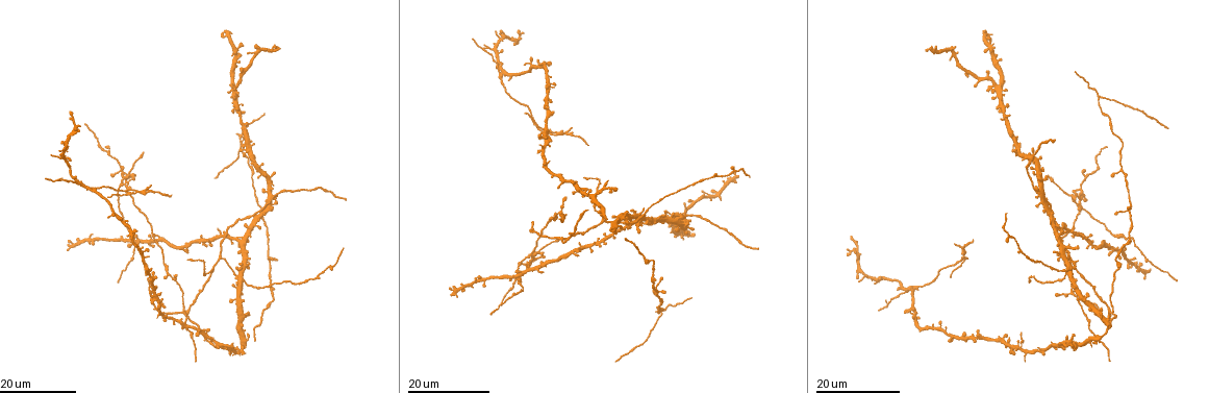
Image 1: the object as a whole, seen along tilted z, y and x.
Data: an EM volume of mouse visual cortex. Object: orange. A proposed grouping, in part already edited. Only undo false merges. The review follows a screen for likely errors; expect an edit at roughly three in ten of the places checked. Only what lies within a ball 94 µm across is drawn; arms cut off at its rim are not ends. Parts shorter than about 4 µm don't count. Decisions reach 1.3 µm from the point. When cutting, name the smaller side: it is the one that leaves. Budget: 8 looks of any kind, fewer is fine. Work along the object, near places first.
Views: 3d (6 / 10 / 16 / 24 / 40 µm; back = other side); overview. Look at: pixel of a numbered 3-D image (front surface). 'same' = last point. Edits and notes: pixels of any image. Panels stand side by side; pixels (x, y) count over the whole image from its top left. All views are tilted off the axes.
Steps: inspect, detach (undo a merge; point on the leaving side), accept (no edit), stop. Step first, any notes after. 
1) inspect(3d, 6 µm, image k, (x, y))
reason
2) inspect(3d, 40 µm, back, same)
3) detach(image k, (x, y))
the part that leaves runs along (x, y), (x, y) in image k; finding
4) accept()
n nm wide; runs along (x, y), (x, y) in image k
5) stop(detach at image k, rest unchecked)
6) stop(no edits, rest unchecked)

inspect(3d, 24 µm, image 1, (1110, 310))
three arms meet

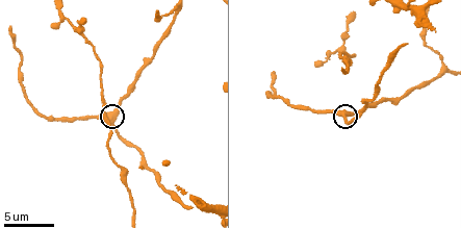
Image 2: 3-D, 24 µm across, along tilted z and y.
inspect(3d, 6 µm, image 2, (343, 114))
zoom in

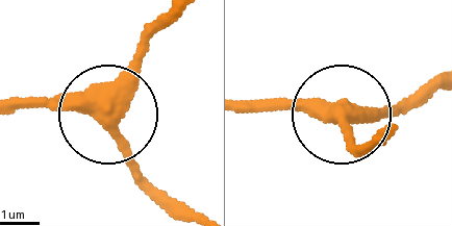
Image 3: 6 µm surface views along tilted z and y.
accept()
runs along (164, 15), (105, 108), (16, 106) in image 3; continuous, no second neuron

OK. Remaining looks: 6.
inspect(3d, 6 µm, image 2, (445, 68))
arms part here

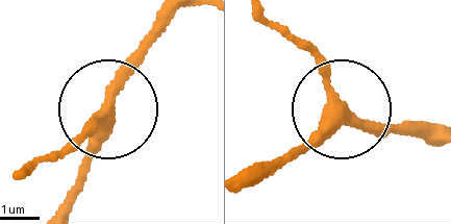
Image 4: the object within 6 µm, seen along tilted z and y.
accept()
runs along (58, 205), (106, 118), (50, 152) in image 4; continuous, no second neuron

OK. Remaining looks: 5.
inspect(3d, 24 µm, image 1, (261, 212))
thin arm on a thick one

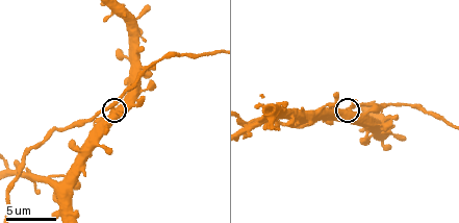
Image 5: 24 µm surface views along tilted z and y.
inspect(3d, 10 µm, image 5, (115, 107))
closer look

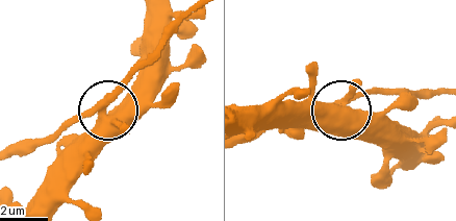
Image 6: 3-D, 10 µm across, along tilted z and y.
detach(image 6, (73, 122))
380 nm wide; the part that leaves runs along (101, 106), (64, 123), (38, 143), (9, 150) in image 6; two neurons meet here

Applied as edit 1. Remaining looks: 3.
inspect(overview)

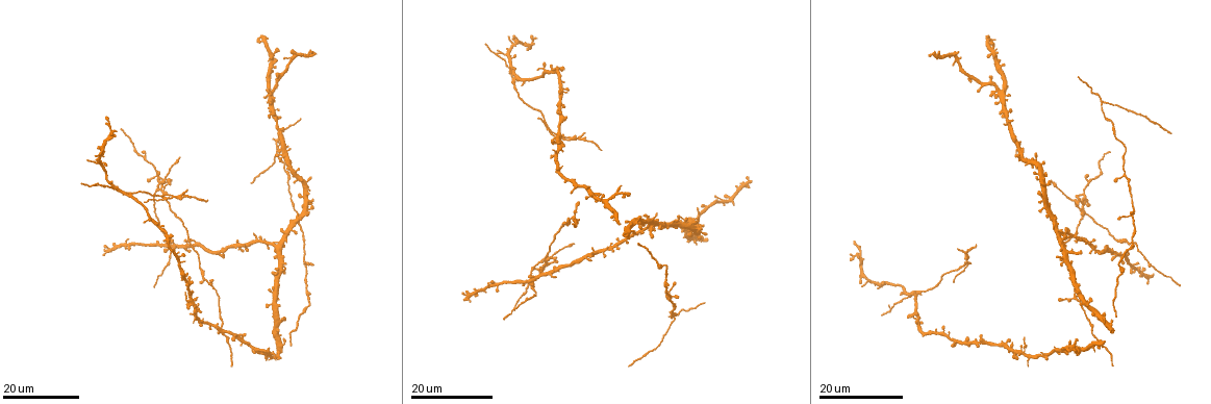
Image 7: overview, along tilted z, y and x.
inspect(3d, 16 µm, image 7, (1024, 351))
three-way junction

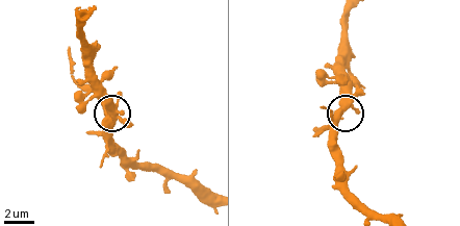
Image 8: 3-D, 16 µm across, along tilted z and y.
inspect(3d, 6 µm, same)

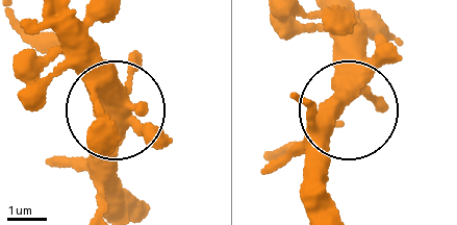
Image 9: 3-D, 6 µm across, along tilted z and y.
detach(image 9, (43, 44))
350 nm wide; two neurons meet here

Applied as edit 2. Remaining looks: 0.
stop(detach at image 6, detach at image 9, rest unchecked)

